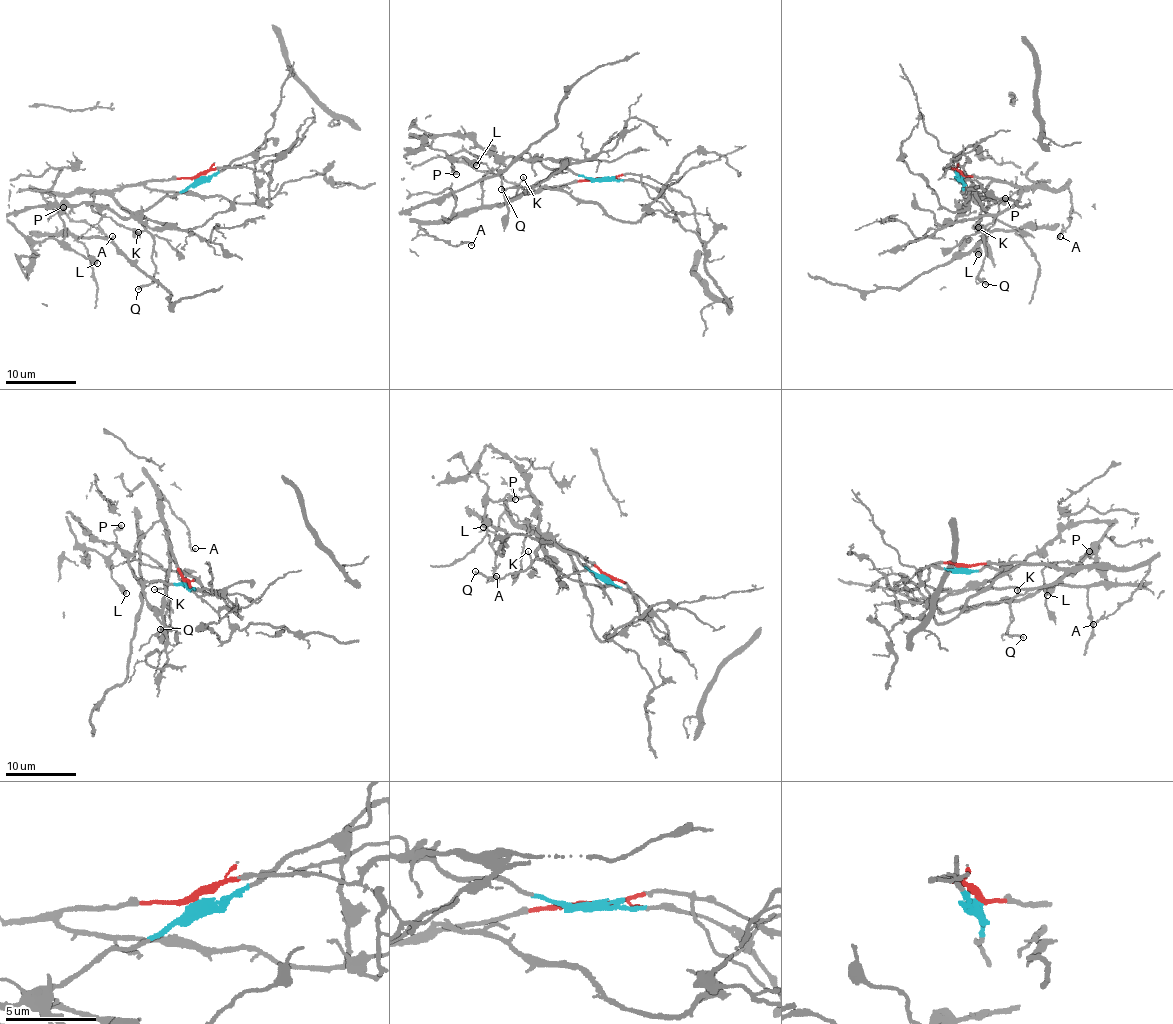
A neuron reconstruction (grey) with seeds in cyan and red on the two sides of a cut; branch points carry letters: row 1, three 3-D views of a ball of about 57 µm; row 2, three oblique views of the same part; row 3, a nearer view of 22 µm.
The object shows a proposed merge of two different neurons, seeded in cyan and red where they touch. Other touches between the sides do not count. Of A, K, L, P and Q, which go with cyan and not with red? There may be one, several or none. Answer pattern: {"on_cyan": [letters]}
{"on_cyan": ["L", "P"]}

